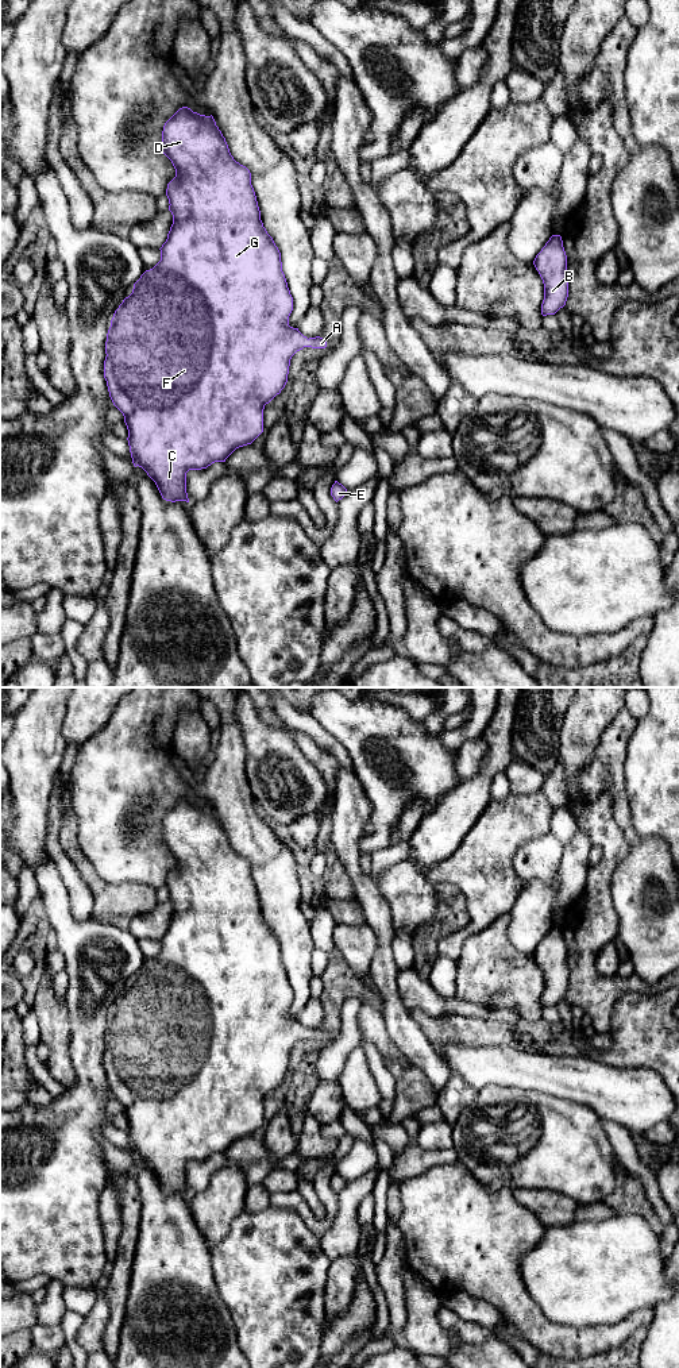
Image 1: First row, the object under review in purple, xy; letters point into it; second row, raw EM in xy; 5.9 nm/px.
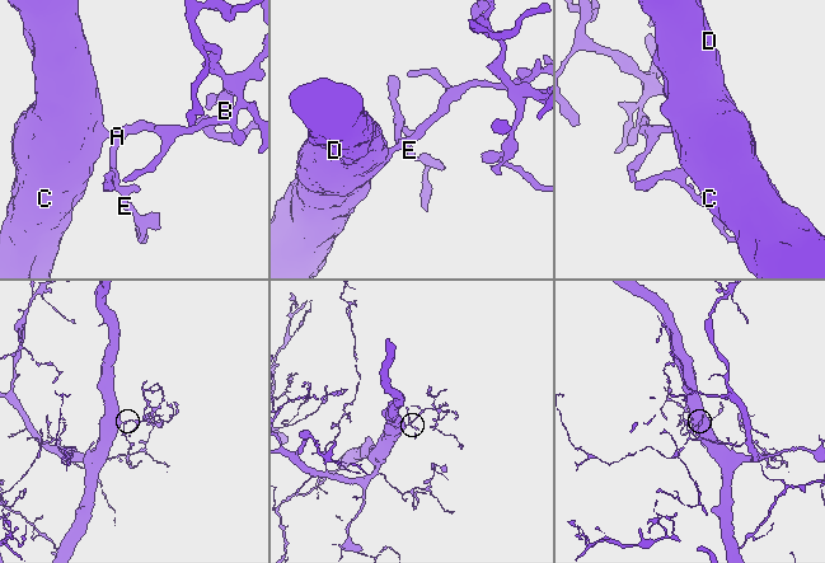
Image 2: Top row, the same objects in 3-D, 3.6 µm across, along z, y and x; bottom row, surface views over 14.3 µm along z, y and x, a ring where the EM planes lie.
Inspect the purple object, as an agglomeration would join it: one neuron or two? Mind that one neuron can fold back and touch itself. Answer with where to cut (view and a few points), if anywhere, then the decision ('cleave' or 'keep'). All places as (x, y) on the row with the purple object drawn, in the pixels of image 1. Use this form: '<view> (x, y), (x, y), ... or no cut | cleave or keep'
no cut | keep

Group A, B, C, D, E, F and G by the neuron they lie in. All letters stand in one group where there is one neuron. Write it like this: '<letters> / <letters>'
A B C D E F G

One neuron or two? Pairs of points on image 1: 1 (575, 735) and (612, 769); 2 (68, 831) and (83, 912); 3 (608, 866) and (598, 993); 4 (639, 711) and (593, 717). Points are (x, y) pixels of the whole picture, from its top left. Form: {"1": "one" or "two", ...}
{"1": "two", "2": "two", "3": "one", "4": "two"}

